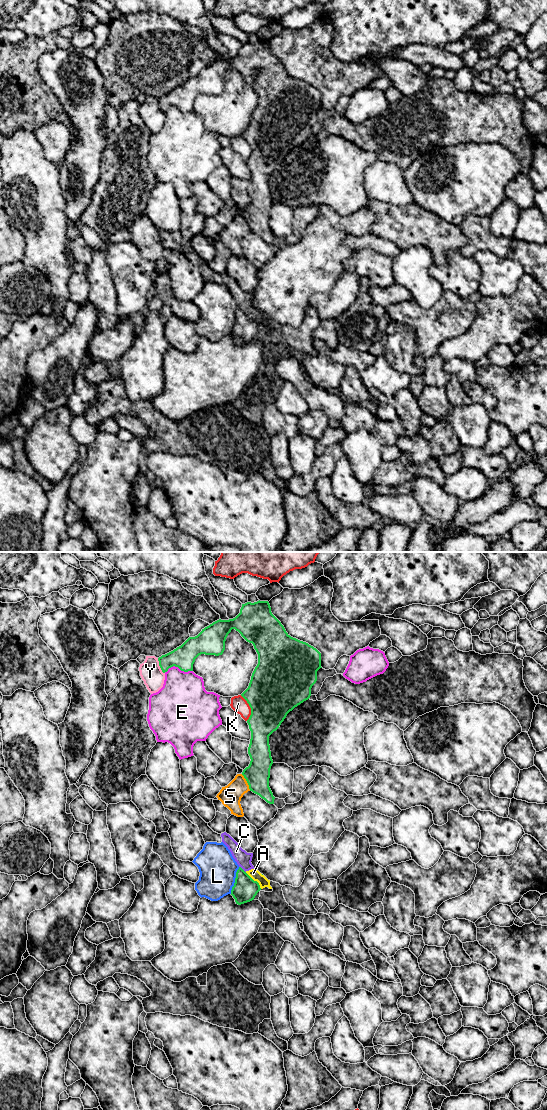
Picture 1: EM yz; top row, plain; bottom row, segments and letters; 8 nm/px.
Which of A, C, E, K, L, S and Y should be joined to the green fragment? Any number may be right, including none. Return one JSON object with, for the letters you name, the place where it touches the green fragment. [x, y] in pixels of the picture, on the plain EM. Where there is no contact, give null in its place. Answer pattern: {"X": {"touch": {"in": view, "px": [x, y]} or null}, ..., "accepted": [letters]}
{"accepted": []}

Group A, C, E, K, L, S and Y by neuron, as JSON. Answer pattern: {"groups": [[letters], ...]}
{"groups": [["A", "C"], ["E"], ["K"], ["L"], ["S"], ["Y"]]}

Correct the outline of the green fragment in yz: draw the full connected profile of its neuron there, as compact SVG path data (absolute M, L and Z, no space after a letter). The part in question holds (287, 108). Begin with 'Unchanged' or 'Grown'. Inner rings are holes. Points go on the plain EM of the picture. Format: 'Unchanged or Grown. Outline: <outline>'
Unchanged. Outline: M259 40L254 43L247 42L242 44L240 53L235 58L229 60L219 59L213 62L202 69L197 76L189 77L181 86L159 97L158 101L162 112L167 112L173 106L178 107L184 112L193 111L193 104L199 95L222 95L225 90L226 78L232 69L238 71L247 82L252 83L258 94L258 104L252 113L249 126L241 134L251 148L251 155L247 160L251 171L251 179L248 187L248 194L251 201L249 206L243 210L242 215L246 219L250 231L259 235L267 243L274 244L275 237L269 227L270 209L273 204L269 176L279 168L290 151L310 138L311 128L317 121L317 111L322 108L321 93L308 83L291 77L281 62L272 54L269 42Z

